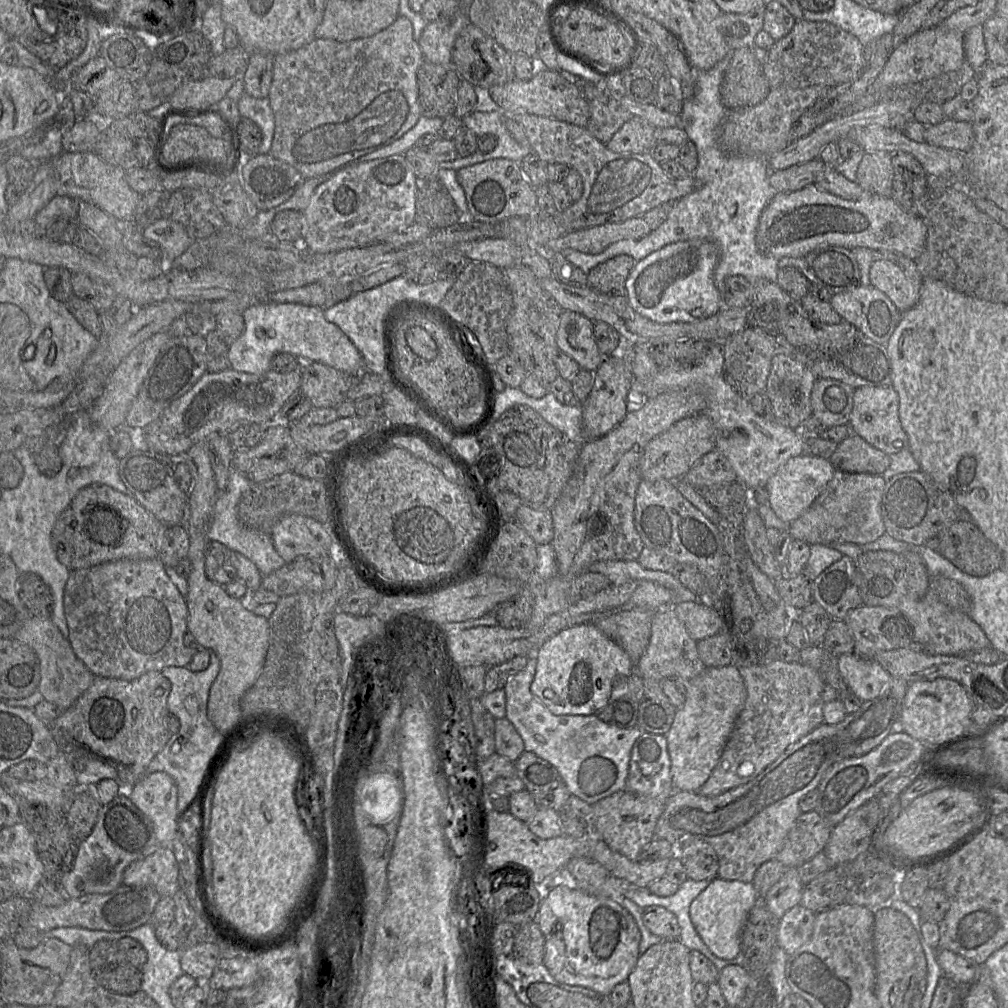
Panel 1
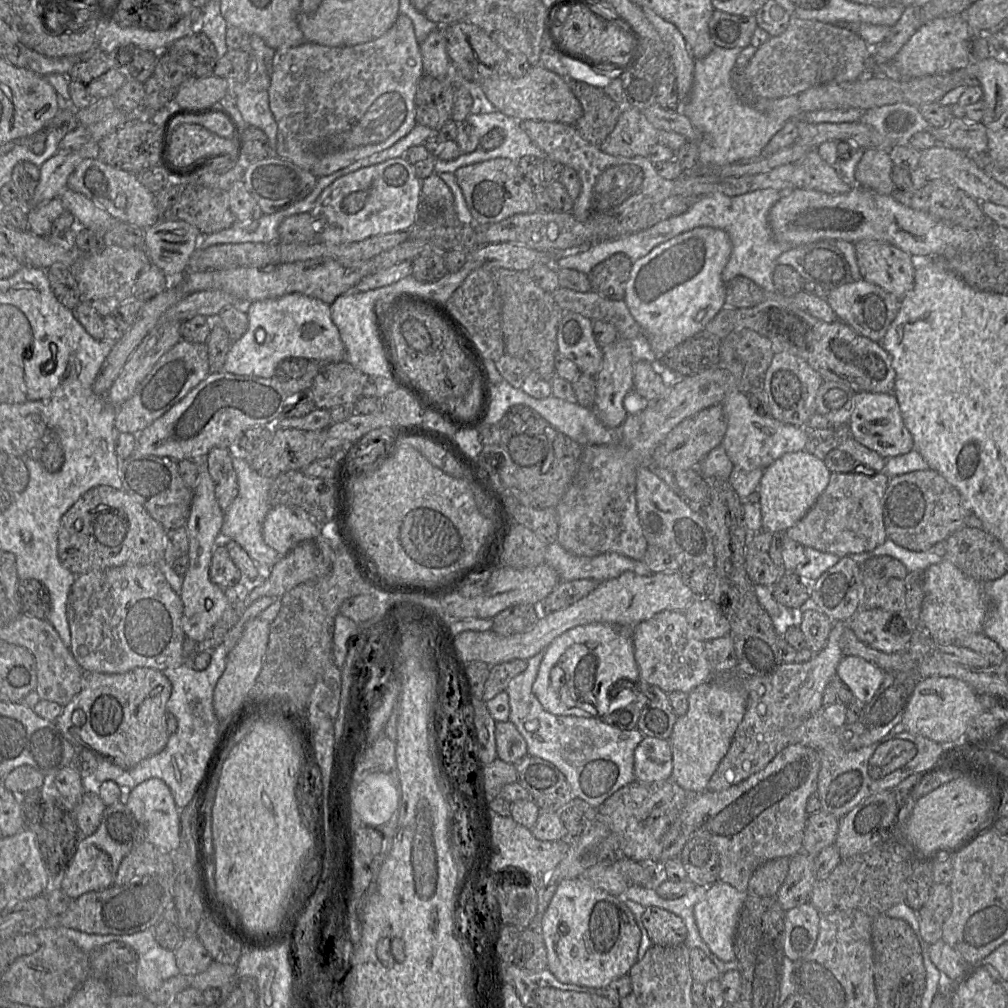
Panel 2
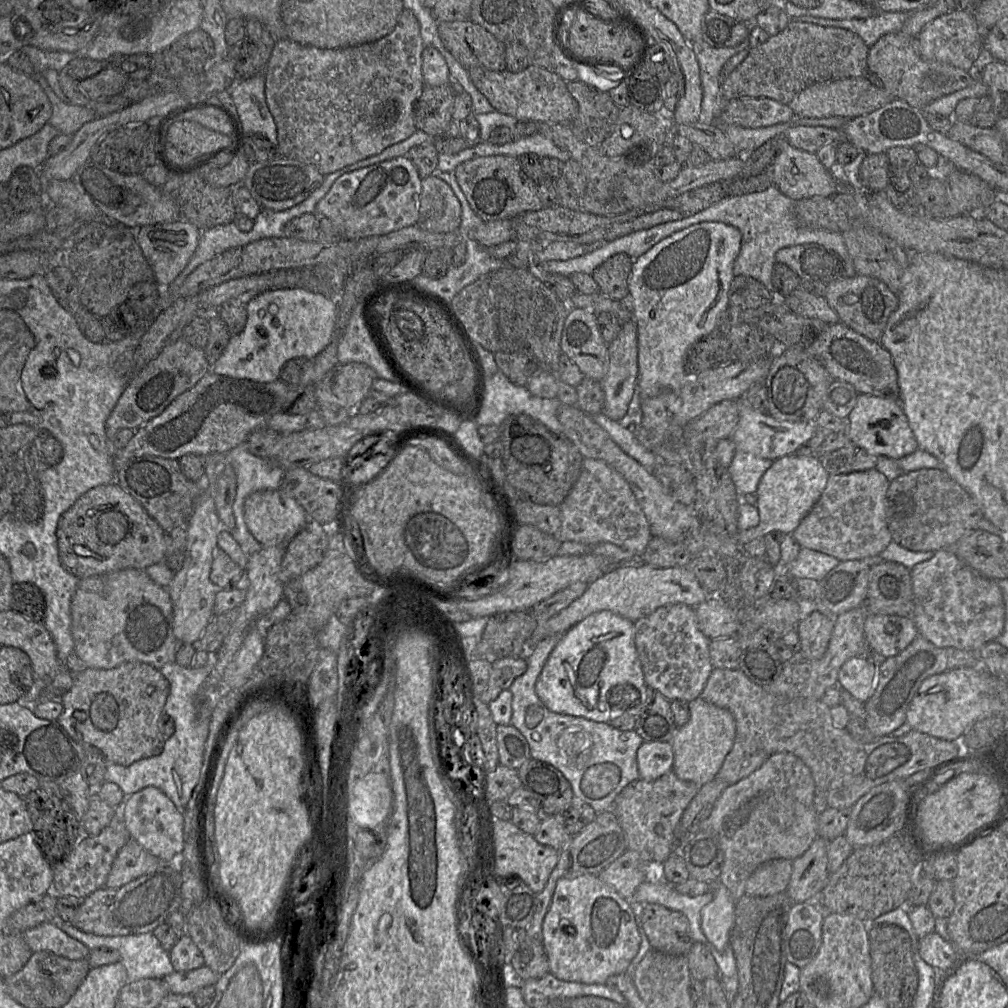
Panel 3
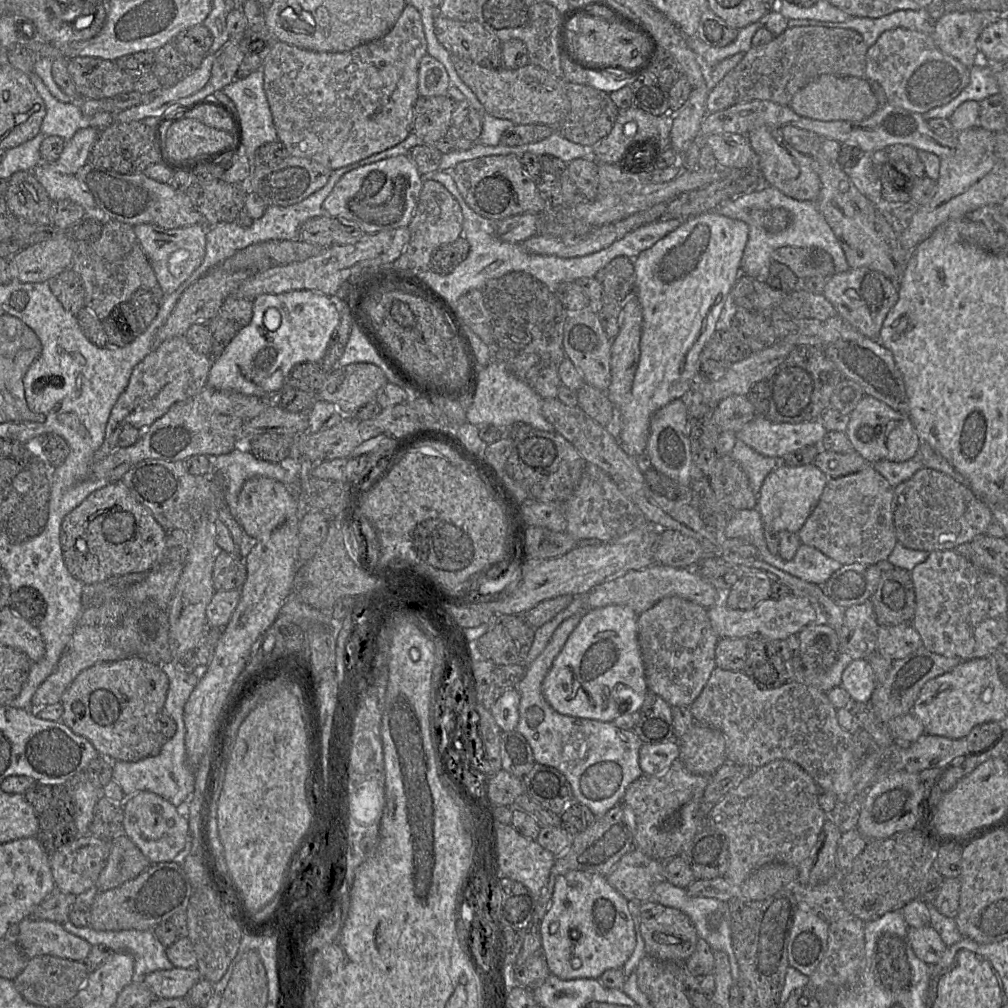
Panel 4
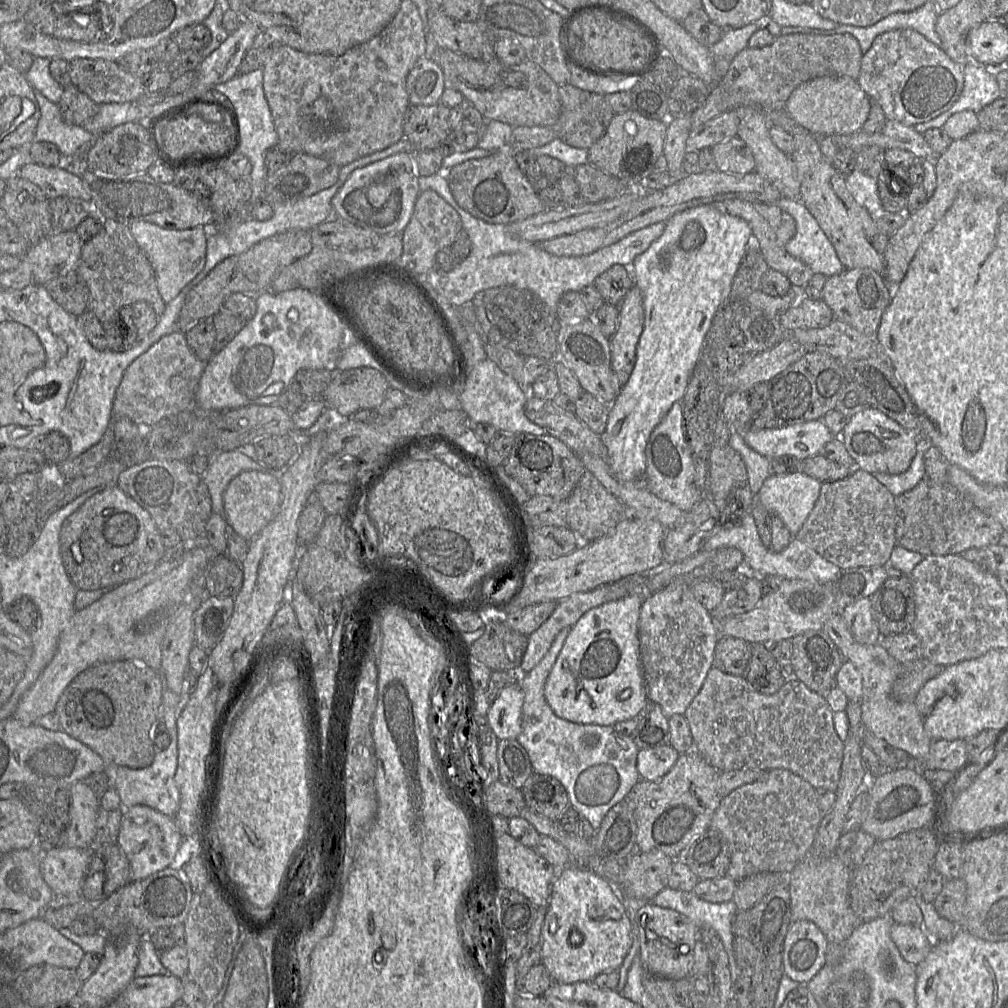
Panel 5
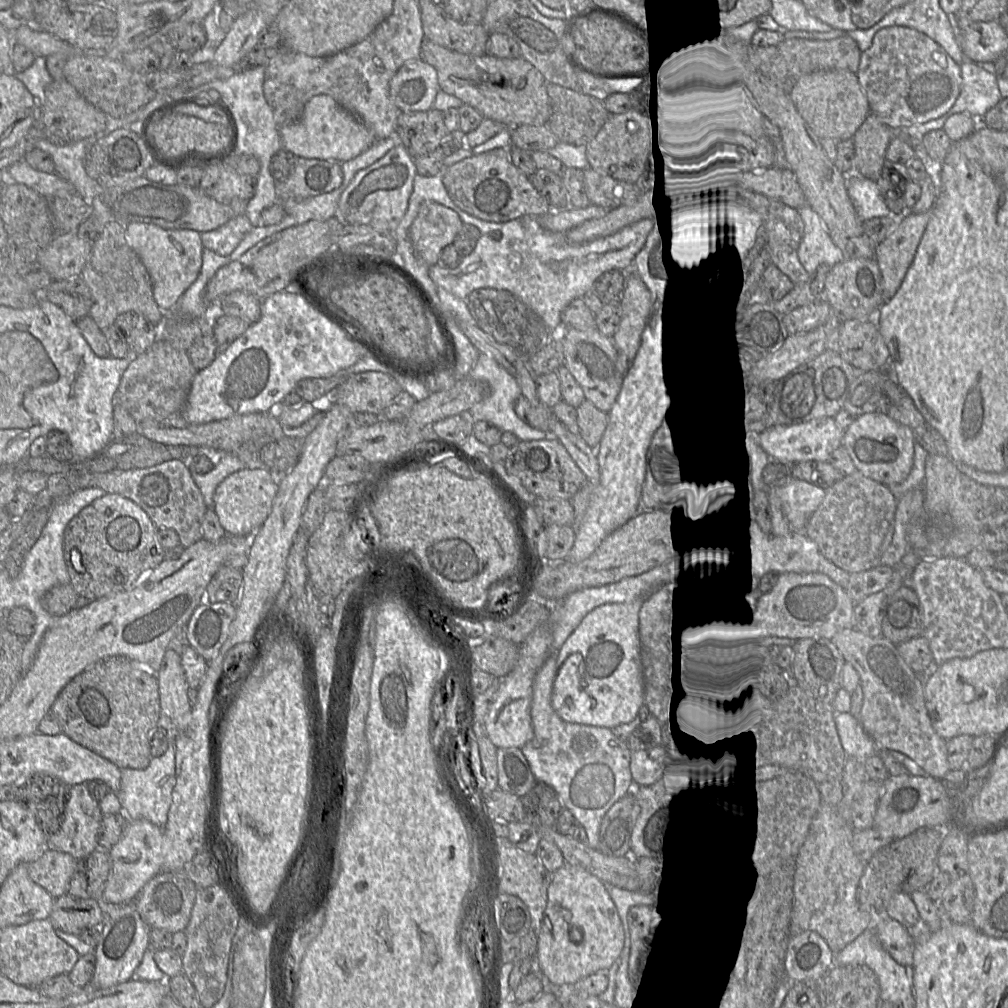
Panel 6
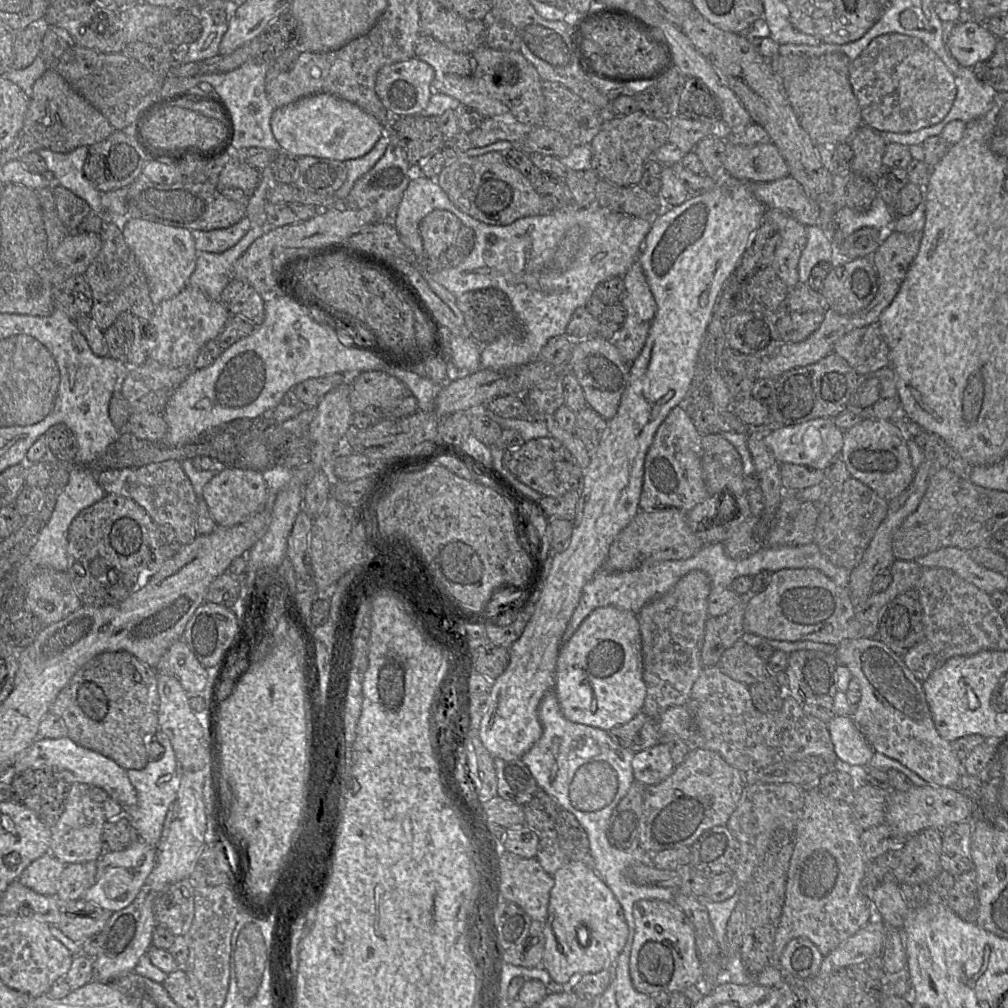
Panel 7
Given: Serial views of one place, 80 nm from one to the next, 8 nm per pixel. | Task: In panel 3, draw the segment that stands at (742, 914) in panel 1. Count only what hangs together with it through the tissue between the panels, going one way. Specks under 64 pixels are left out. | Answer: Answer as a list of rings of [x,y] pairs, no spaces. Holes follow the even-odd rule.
[[[720,884],[714,885],[712,891],[713,900],[701,910],[701,928],[708,941],[718,951],[724,951],[730,942],[736,901]]]

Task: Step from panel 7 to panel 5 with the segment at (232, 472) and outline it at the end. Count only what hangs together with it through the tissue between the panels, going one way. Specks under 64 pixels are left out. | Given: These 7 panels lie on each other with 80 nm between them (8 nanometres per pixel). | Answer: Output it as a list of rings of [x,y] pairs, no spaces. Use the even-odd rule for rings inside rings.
[[[244,471],[236,476],[223,494],[224,518],[230,530],[245,540],[253,540],[276,516],[281,506],[279,472]]]

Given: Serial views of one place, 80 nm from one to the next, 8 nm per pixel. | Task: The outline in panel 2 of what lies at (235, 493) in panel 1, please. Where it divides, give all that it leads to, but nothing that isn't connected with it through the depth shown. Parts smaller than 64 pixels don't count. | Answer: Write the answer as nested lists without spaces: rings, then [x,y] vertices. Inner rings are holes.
[[[235,453],[232,458],[237,475],[239,490],[232,505],[224,513],[224,522],[221,528],[222,541],[237,542],[262,569],[270,569],[280,555],[266,544],[262,535],[262,526],[267,513],[270,511],[269,490],[273,479],[261,476],[250,466],[247,458]]]

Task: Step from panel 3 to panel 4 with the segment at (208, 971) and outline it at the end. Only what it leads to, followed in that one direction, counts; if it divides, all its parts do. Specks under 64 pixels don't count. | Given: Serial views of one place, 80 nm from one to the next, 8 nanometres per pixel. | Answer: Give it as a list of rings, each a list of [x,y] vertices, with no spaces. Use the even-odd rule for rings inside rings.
[[[172,968],[147,974],[143,981],[156,998],[185,998],[188,991],[202,979],[197,968]]]

